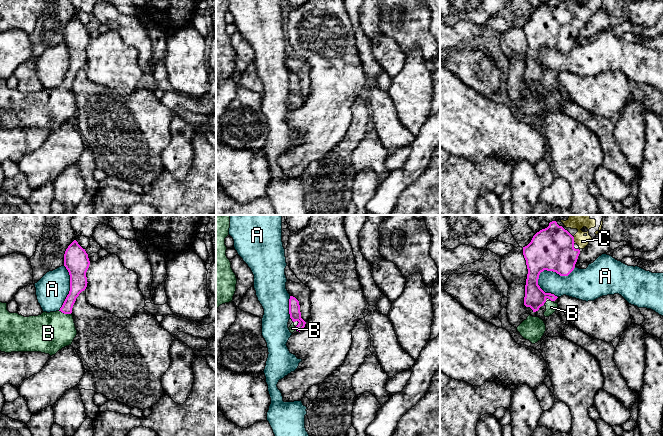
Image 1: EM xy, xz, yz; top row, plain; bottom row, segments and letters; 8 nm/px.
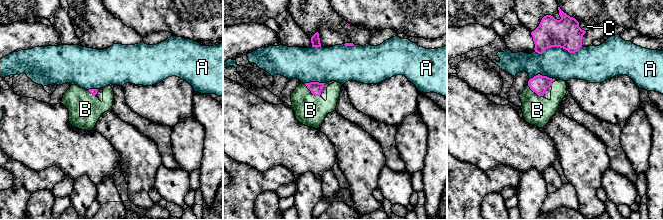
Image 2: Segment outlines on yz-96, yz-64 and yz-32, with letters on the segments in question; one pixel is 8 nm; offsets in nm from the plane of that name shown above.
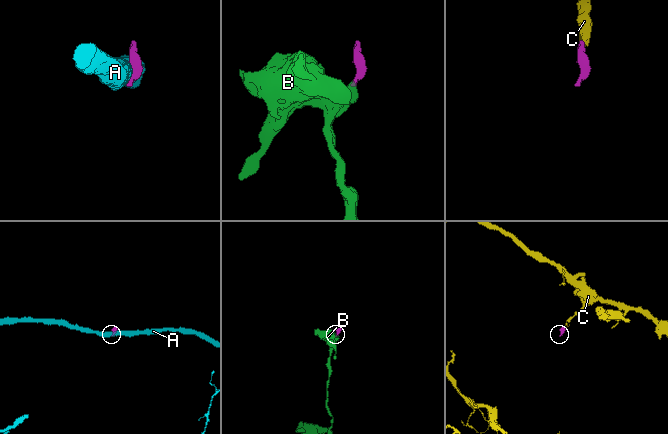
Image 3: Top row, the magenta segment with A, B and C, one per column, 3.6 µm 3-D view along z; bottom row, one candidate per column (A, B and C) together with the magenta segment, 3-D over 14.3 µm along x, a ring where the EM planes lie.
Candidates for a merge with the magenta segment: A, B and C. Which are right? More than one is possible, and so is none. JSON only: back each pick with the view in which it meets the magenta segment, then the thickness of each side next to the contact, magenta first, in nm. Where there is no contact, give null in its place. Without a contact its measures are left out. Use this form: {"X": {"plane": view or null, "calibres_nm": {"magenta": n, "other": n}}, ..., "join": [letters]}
{"B": {"plane": "xy", "calibres_nm": {"magenta": 120, "other": 320}}, "C": {"plane": "yz", "calibres_nm": {"magenta": 340, "other": 100}}, "join": ["B", "C"]}

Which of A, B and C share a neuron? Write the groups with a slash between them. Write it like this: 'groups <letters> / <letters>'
groups A / B C

